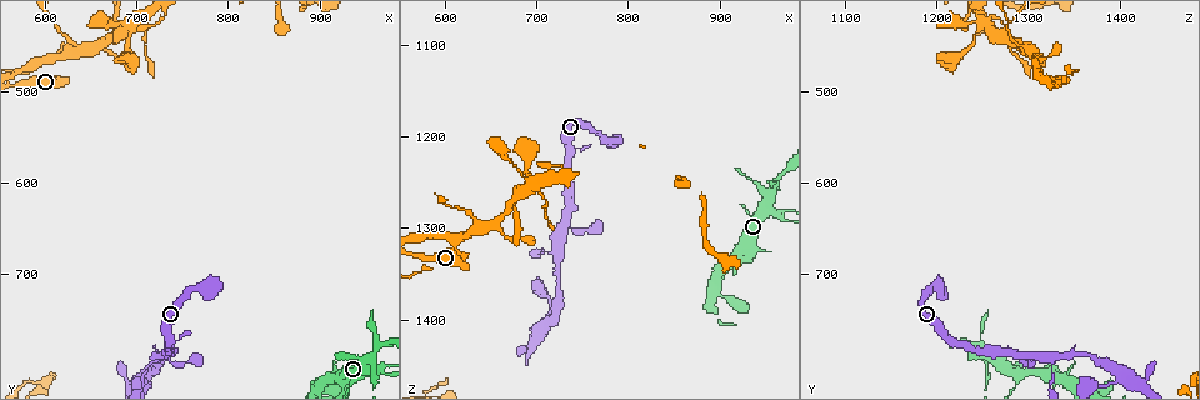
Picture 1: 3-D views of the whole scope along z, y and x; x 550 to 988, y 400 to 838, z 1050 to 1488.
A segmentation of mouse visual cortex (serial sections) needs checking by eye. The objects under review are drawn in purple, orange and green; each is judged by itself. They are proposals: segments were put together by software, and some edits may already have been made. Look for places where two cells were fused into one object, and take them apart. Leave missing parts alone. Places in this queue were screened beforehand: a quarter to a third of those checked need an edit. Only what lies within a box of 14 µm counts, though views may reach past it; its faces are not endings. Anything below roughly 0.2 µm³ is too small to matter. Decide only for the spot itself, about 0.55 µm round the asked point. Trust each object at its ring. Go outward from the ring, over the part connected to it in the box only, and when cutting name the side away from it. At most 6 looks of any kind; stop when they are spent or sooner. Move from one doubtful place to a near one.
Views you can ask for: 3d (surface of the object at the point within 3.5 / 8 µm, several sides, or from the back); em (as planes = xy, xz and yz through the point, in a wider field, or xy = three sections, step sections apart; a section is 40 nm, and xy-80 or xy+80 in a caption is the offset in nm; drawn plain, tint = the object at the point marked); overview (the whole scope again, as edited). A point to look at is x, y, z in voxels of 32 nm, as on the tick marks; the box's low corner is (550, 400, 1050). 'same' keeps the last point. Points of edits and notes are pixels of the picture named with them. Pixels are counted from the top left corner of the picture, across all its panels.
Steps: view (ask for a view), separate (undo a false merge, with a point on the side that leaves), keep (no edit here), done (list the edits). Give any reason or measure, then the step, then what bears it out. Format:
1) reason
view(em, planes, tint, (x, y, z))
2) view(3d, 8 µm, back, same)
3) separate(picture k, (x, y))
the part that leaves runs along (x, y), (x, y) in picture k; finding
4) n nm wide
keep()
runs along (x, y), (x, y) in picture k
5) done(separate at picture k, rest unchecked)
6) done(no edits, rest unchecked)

abrupt turn
view(3d, 3.5 µm, (955, 790, 1260))

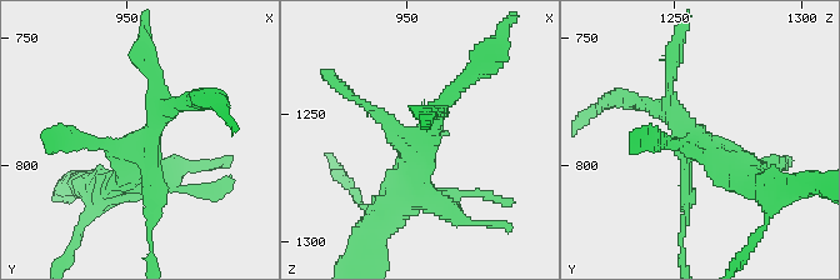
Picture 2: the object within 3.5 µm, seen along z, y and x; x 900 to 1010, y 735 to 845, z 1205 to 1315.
view(em, xy, step 3, tint, (957, 790, 1260))

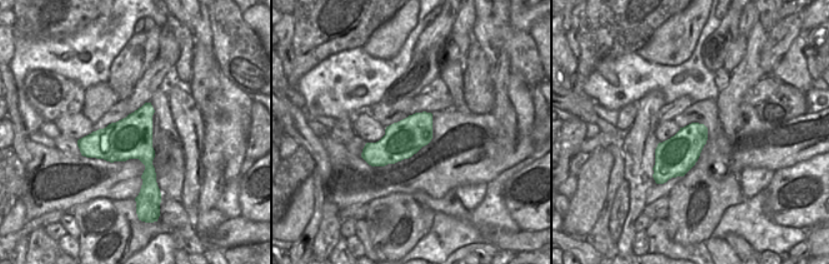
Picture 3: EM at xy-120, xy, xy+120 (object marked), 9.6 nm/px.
360 nm wide
keep()
runs along (759, 184), (640, 103) in picture 2; all the same cell

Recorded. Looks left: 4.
three-way junction
view(3d, 3.5 µm, (640, 450, 1300))

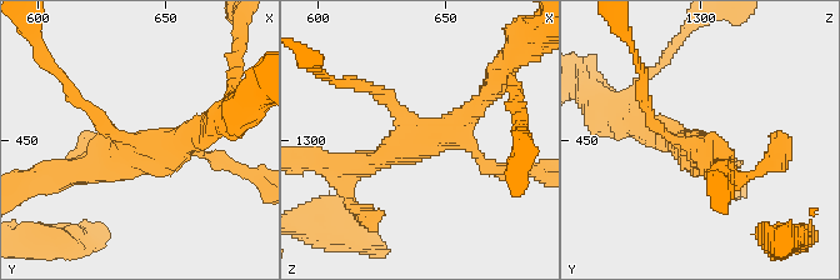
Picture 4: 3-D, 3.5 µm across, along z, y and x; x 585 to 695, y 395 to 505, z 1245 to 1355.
view(em, planes, tint, (639, 454, 1300))

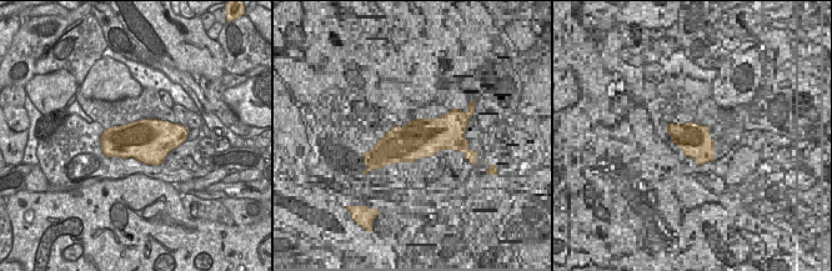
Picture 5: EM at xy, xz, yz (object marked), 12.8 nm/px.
another direction
view(em, xy, step 5, tint, same)

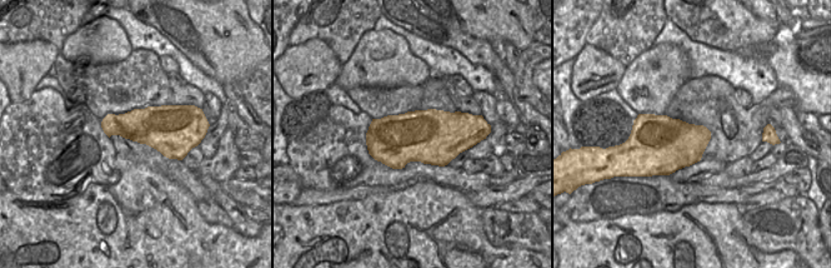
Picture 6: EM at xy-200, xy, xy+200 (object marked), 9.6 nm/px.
550 nm wide
keep()
runs along (345, 166), (449, 131), (483, 100) in picture 4; continuous, no second cell

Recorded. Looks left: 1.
abrupt turn
view(3d, 3.5 µm, (690, 430, 1245))

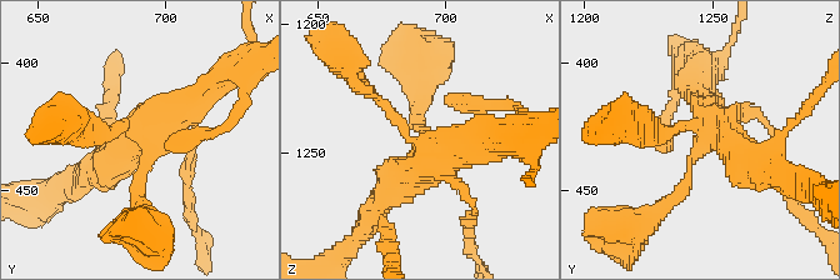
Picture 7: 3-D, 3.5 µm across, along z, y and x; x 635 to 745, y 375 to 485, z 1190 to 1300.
keep()
runs along (94, 173), (194, 106), (216, 84) in picture 7; one cell here

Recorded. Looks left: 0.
done(no edits, rest unchecked)

